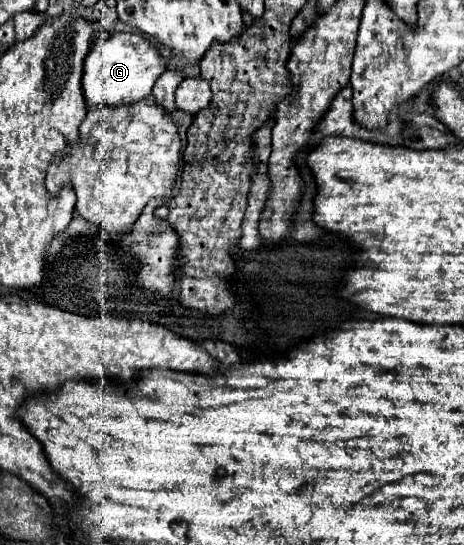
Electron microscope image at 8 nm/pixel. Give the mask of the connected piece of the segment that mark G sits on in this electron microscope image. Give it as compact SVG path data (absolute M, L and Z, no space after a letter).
M115 33L107 41L95 43L89 55L85 57L83 79L81 79L85 105L91 111L99 105L119 107L119 105L137 103L139 99L151 95L153 83L159 79L163 71L165 71L165 63L149 41L133 33Z

